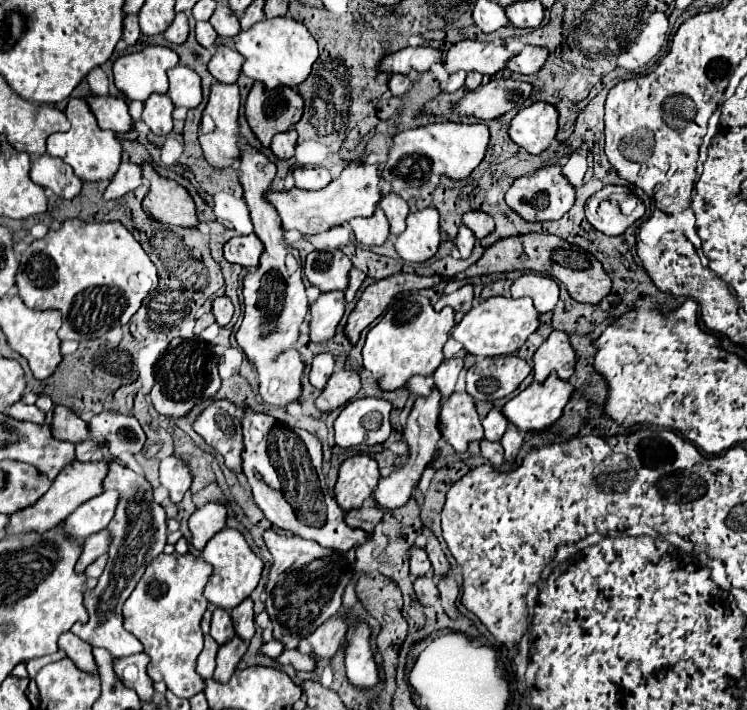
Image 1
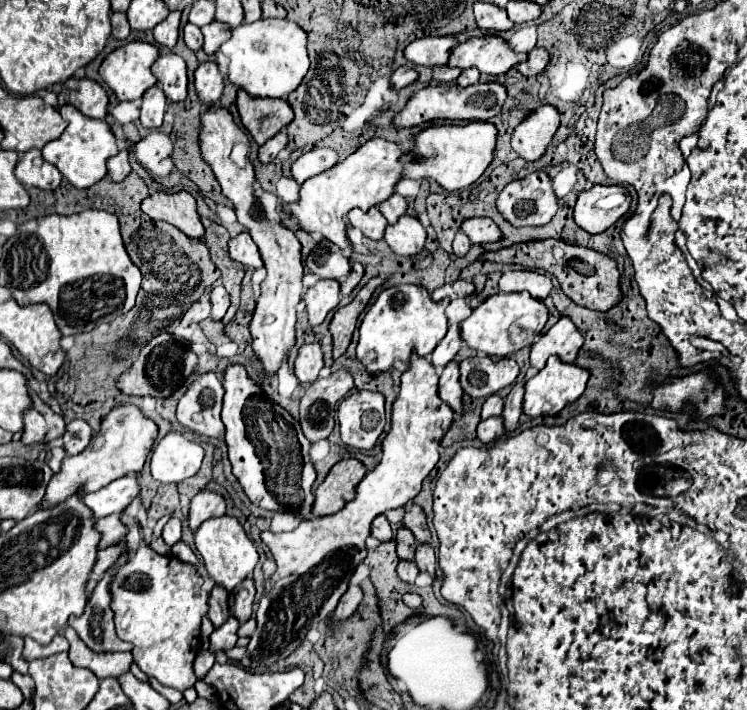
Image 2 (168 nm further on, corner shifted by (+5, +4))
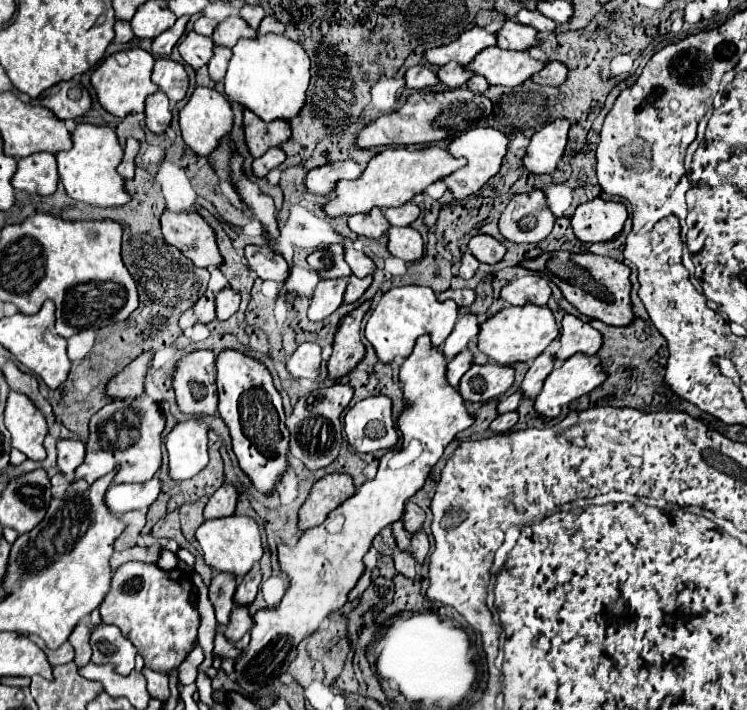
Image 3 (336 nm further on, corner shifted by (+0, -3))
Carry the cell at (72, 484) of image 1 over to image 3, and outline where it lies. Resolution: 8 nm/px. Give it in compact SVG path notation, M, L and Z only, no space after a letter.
M151 397L141 399L121 399L105 405L91 419L91 435L87 441L85 461L75 469L75 481L85 479L89 485L99 477L117 471L111 485L117 483L145 483L161 467L161 431L165 419L159 405Z

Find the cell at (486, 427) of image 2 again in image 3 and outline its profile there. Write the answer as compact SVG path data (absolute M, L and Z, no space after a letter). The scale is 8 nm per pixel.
M507 413L507 415L499 415L491 425L489 425L489 431L493 433L507 433L513 429L513 425L517 423L517 413Z

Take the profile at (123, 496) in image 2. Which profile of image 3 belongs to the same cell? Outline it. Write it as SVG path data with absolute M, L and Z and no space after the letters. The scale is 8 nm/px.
M157 477L145 483L113 485L105 493L105 505L113 515L123 515L135 509L147 511L159 493L161 493L161 481Z

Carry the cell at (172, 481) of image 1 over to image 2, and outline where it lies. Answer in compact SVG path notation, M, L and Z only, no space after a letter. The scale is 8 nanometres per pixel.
M170 430L156 446L150 458L152 476L164 484L178 484L200 470L204 448L184 434Z

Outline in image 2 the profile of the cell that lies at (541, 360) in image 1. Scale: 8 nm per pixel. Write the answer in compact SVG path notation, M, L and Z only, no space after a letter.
M560 318L542 338L538 338L538 342L532 344L530 364L542 370L552 354L560 356L562 362L574 362L580 348L582 348L582 334L578 332L578 328L570 318Z

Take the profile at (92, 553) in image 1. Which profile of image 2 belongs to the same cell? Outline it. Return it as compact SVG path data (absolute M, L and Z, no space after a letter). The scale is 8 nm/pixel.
M110 514L106 518L96 520L96 530L102 534L100 548L114 546L126 536L126 524L120 520L120 514Z

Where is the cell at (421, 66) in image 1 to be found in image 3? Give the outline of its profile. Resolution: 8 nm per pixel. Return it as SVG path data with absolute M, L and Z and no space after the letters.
M473 27L473 29L465 31L463 35L459 35L449 45L427 49L423 53L423 57L429 65L445 65L449 61L457 61L459 65L467 65L481 49L491 47L495 43L497 41L495 41L493 33L489 33L487 29L481 29L481 27Z

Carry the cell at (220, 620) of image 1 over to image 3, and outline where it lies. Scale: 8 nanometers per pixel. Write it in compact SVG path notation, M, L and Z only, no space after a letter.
M219 573L213 577L211 585L209 585L209 599L215 607L215 615L217 615L217 623L221 627L225 627L229 623L229 613L233 609L233 593L235 593L235 579L229 577L227 573Z

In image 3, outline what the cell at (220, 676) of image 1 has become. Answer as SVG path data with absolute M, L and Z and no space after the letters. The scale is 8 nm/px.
M237 607L231 611L231 621L229 625L223 629L223 635L231 641L231 643L237 643L249 629L251 629L251 617L249 617L249 611L247 607Z

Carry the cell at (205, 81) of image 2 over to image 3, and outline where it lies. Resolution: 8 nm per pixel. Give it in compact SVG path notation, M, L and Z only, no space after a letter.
M197 87L187 101L187 105L179 113L179 123L181 123L181 133L183 141L187 147L191 147L197 155L211 155L213 149L217 147L219 139L231 131L233 123L233 113L231 113L231 103L225 95L221 95L215 89L209 87Z

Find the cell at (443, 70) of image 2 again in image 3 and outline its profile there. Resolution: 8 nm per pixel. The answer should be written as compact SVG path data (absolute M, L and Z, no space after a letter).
M447 63L439 69L437 77L441 83L445 83L447 87L463 87L469 79L471 79L471 71L465 71L461 65L457 63Z

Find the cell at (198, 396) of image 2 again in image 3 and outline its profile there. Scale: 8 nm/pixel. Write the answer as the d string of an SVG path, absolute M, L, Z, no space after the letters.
M195 351L181 359L175 375L173 389L181 413L189 417L215 417L217 415L217 369L213 351Z

